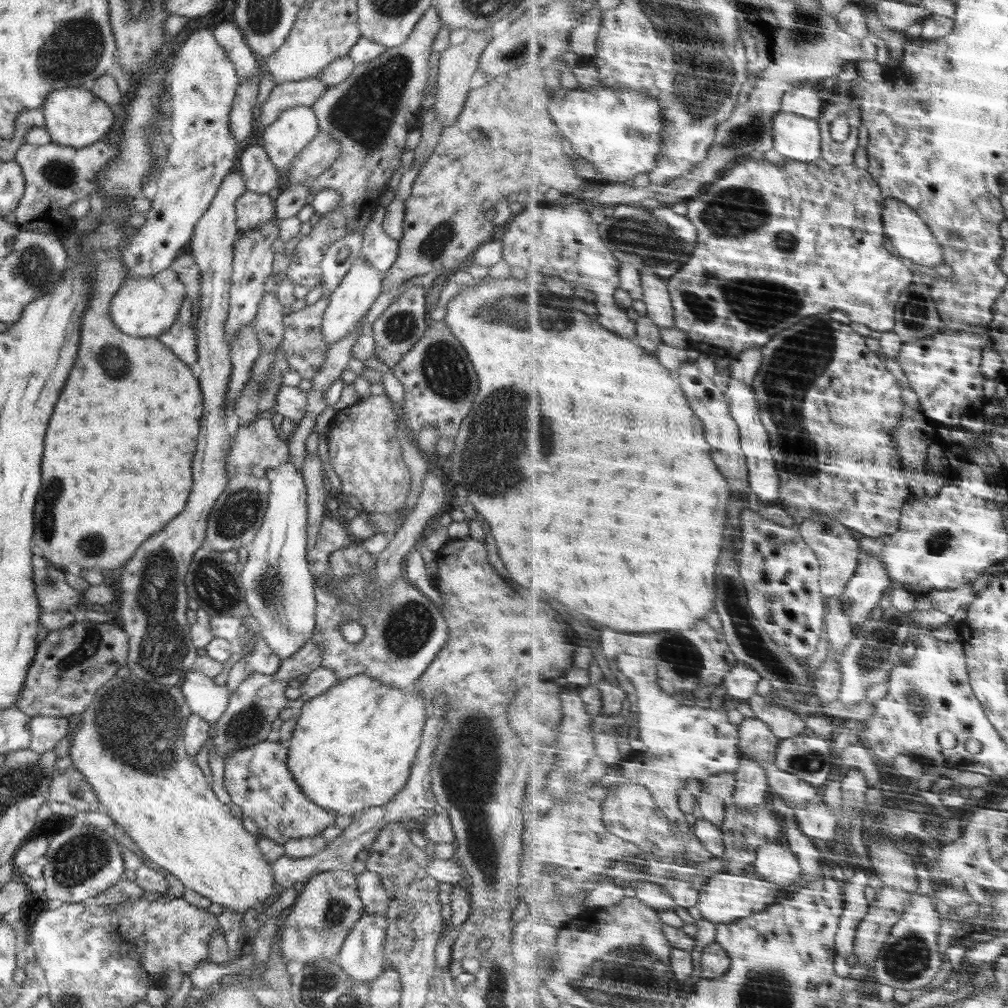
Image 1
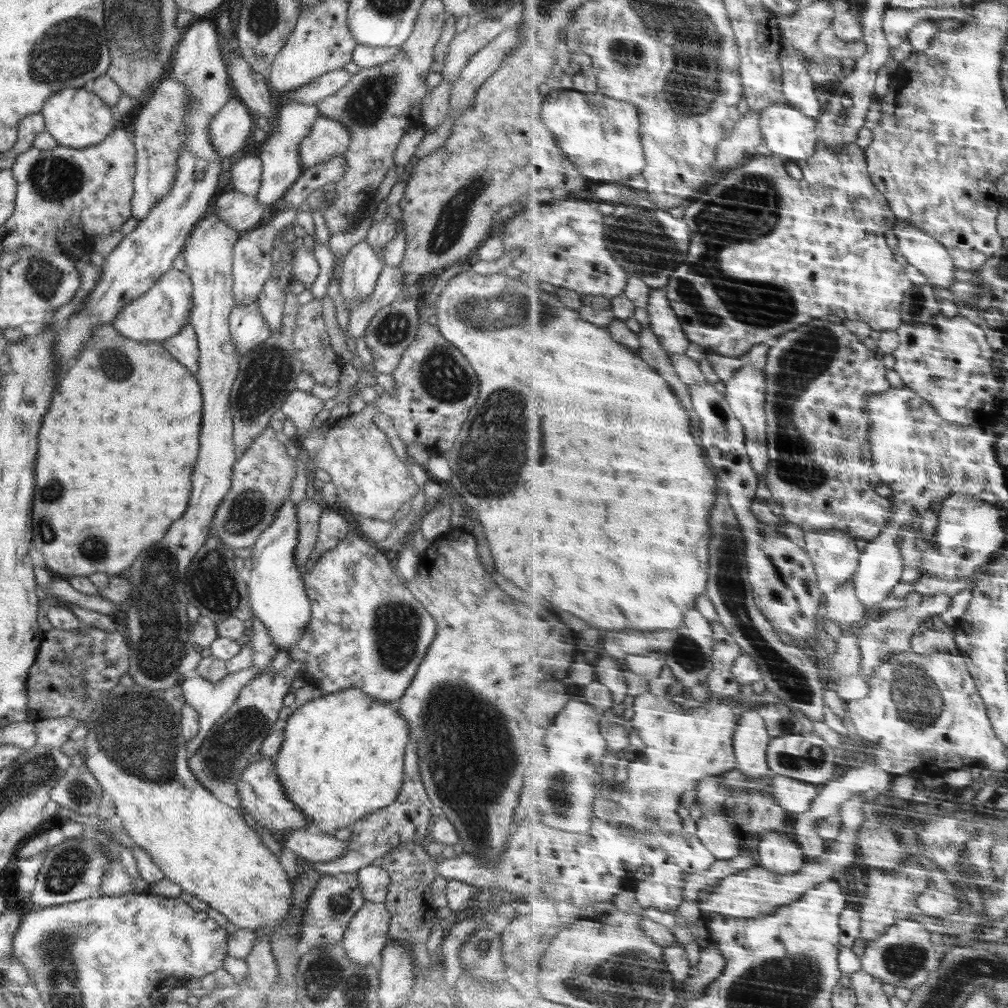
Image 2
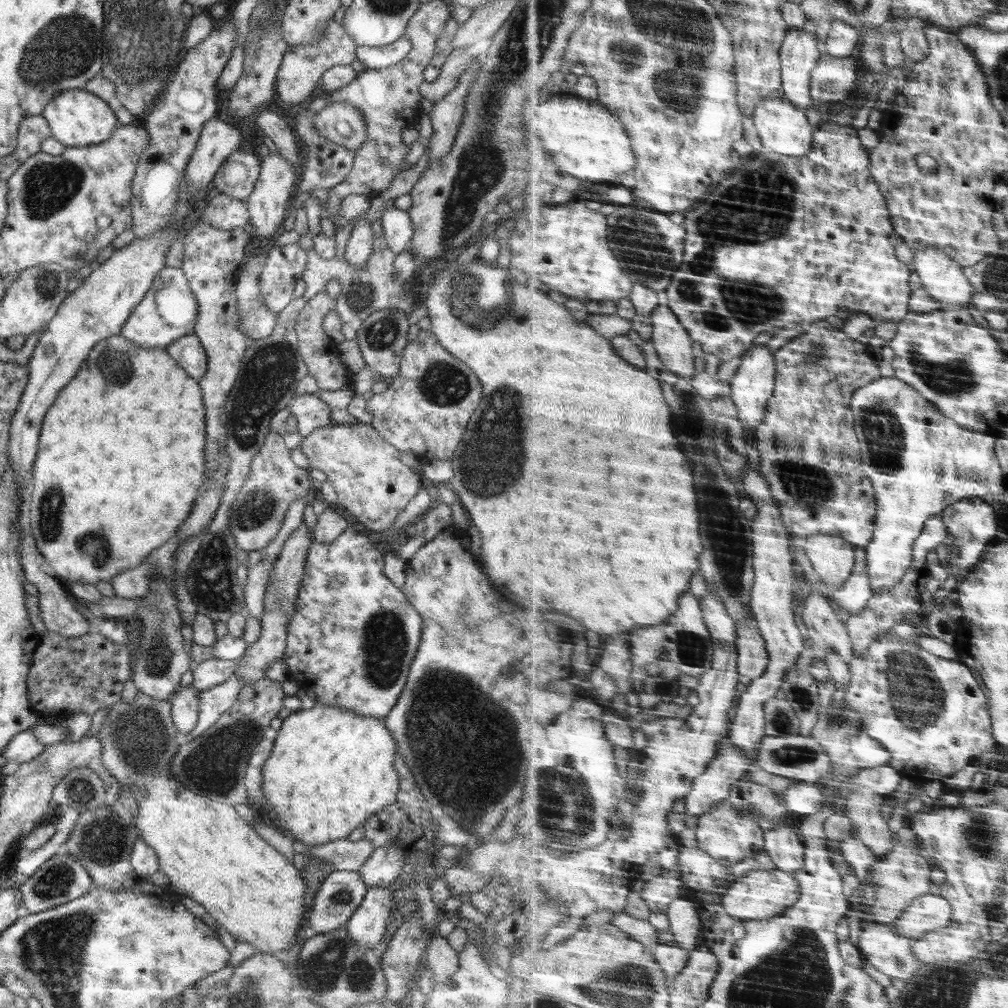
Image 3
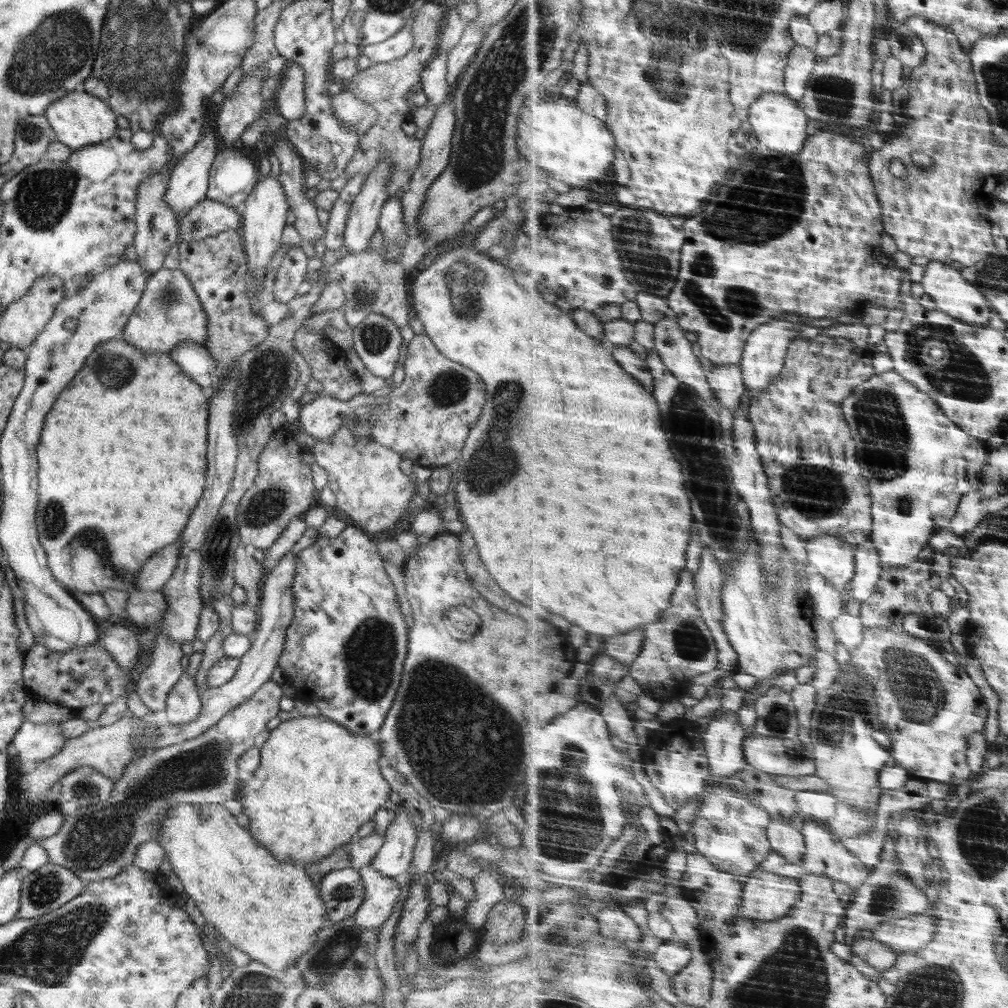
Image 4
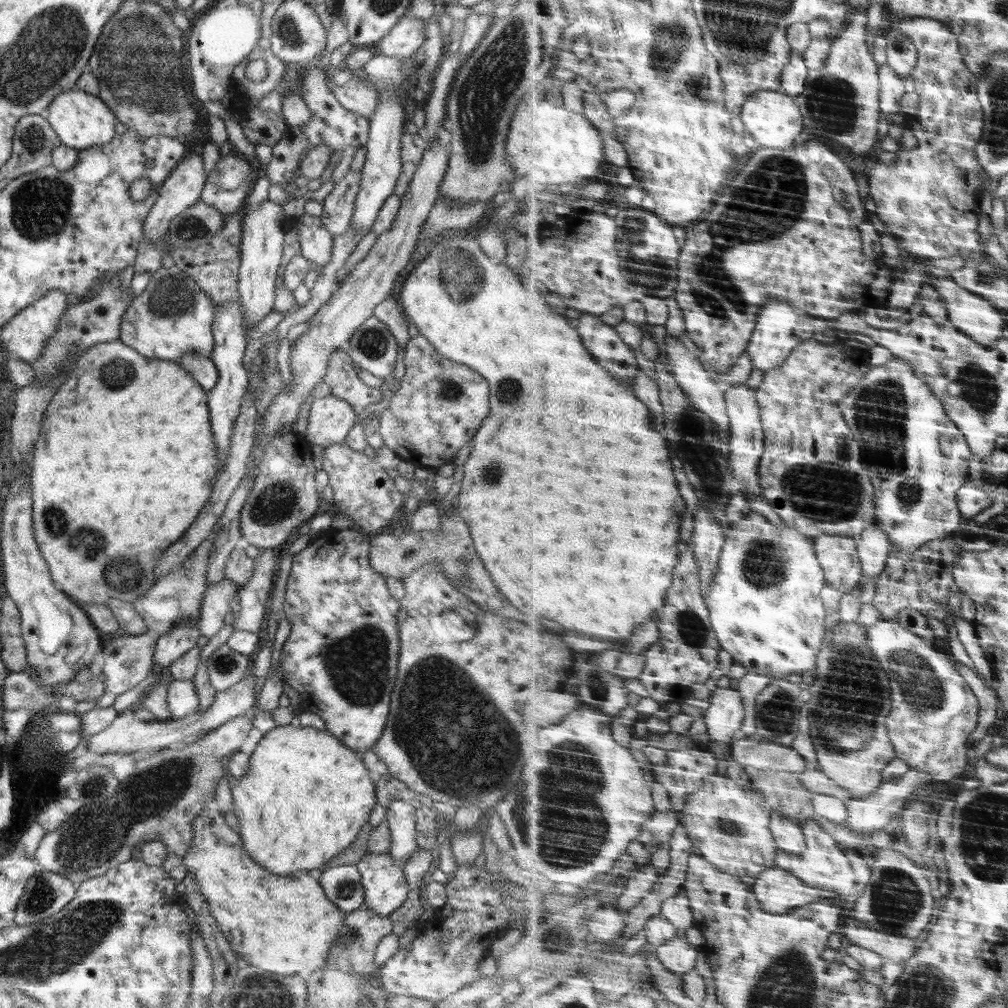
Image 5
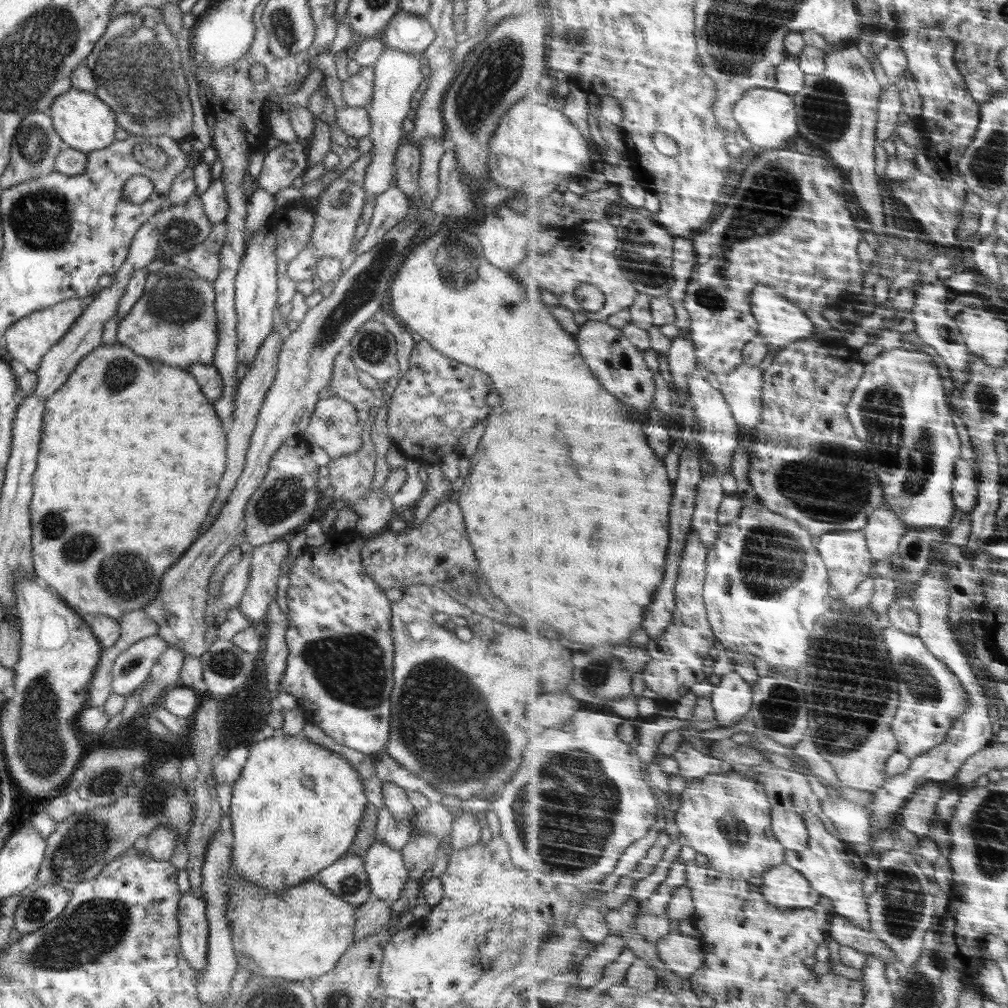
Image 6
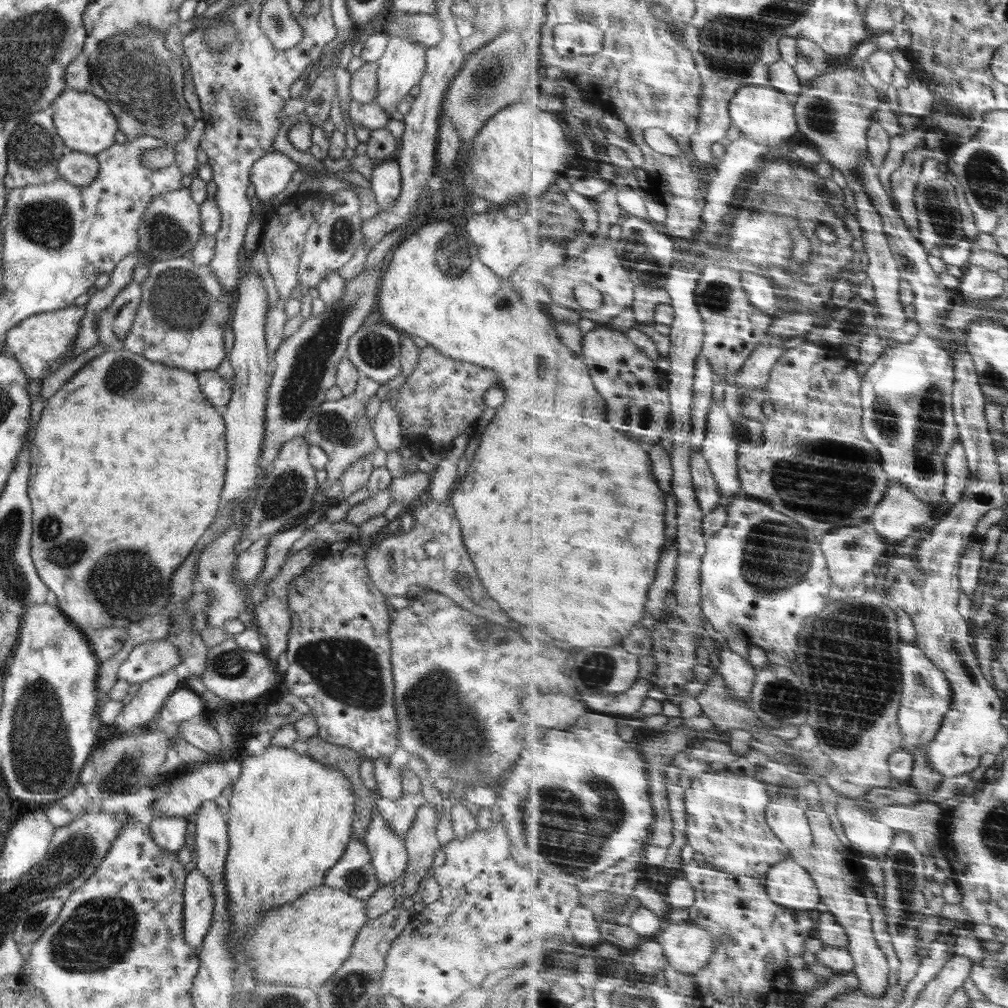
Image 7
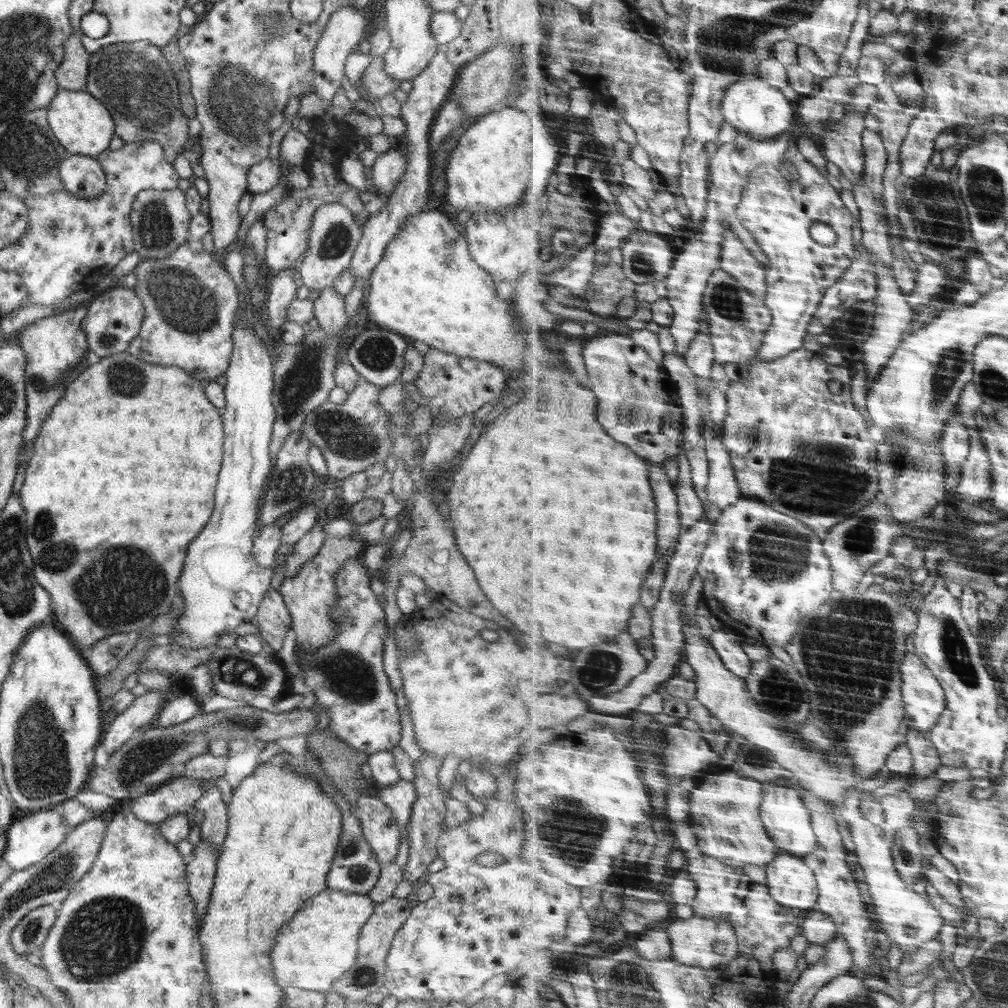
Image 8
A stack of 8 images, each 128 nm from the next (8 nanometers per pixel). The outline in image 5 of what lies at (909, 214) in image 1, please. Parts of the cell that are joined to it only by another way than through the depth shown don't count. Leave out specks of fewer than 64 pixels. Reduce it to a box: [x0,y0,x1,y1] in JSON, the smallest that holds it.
[934,276,1006,346]

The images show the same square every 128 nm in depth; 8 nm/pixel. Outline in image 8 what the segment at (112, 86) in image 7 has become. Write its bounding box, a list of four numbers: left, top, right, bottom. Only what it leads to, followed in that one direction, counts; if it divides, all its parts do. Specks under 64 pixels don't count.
[82,41,192,164]

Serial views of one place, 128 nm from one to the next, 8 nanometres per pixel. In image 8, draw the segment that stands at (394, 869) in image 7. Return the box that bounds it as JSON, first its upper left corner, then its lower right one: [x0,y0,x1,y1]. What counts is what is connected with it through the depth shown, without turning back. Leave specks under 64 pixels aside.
[357,793,402,864]

